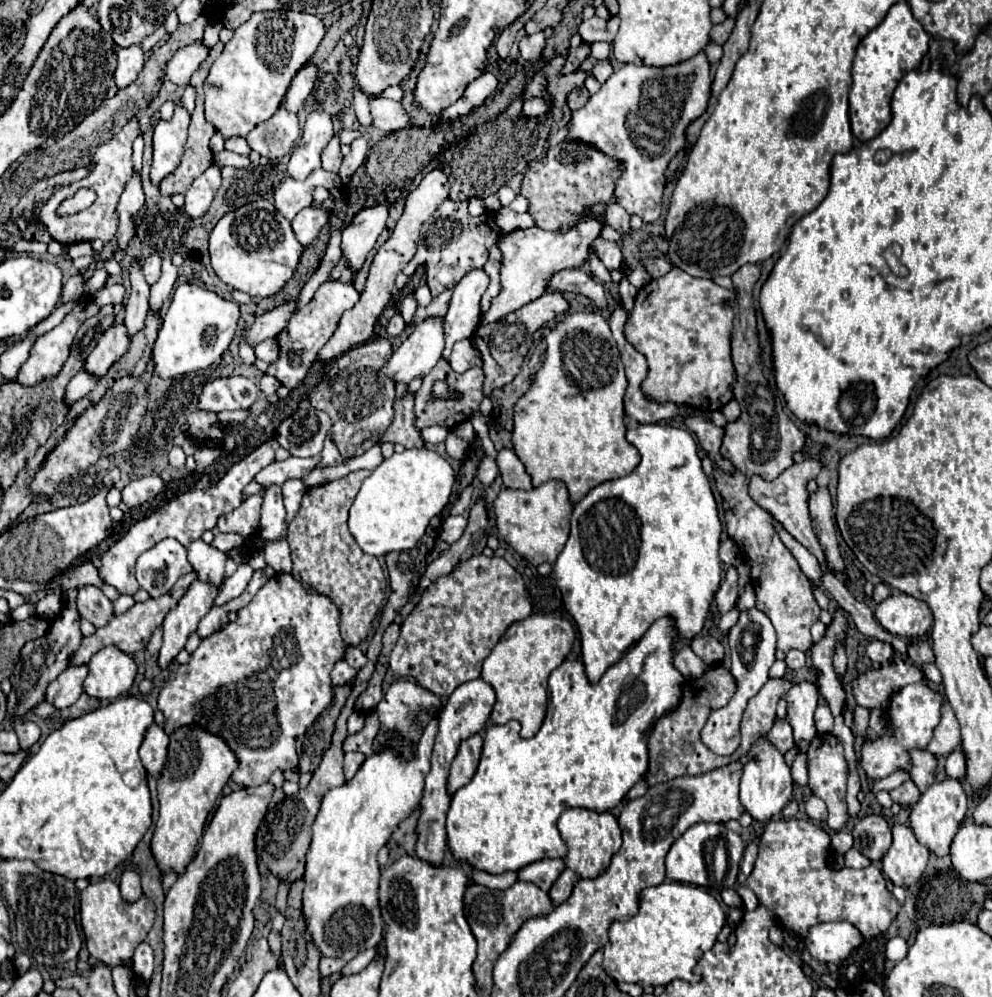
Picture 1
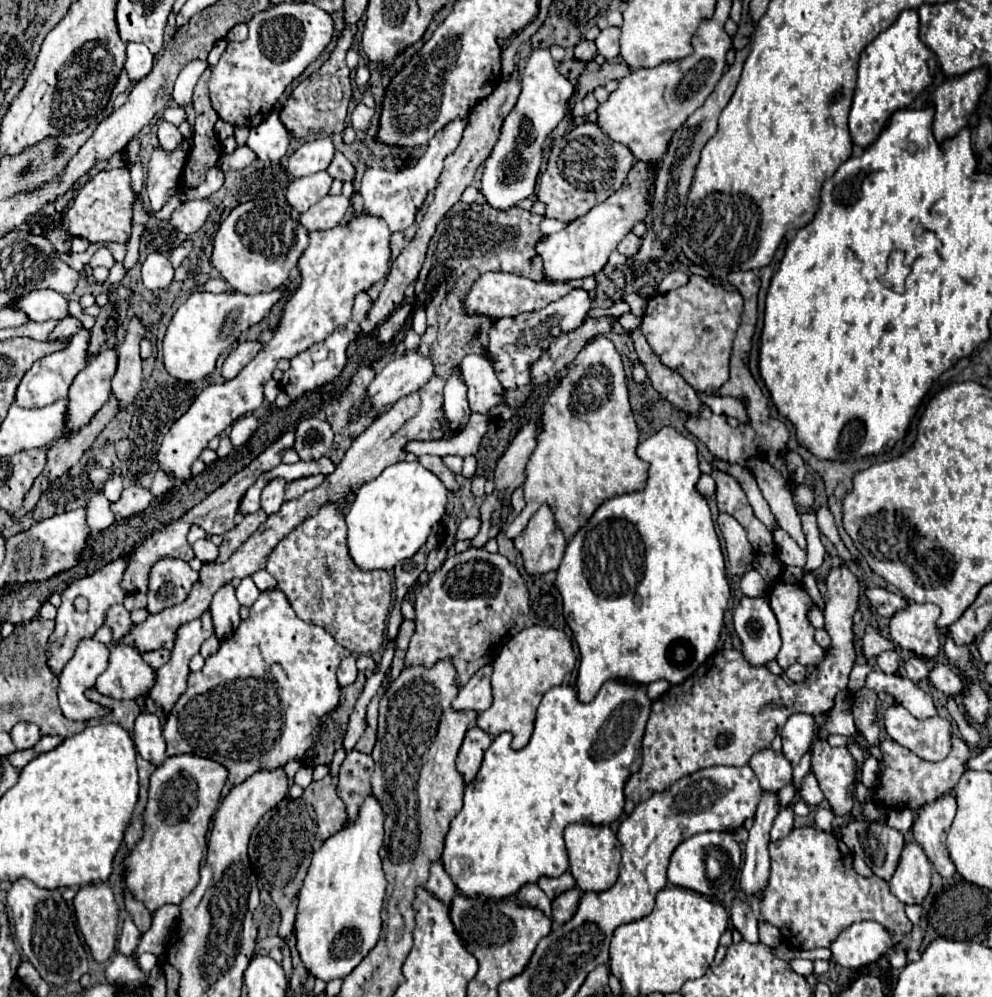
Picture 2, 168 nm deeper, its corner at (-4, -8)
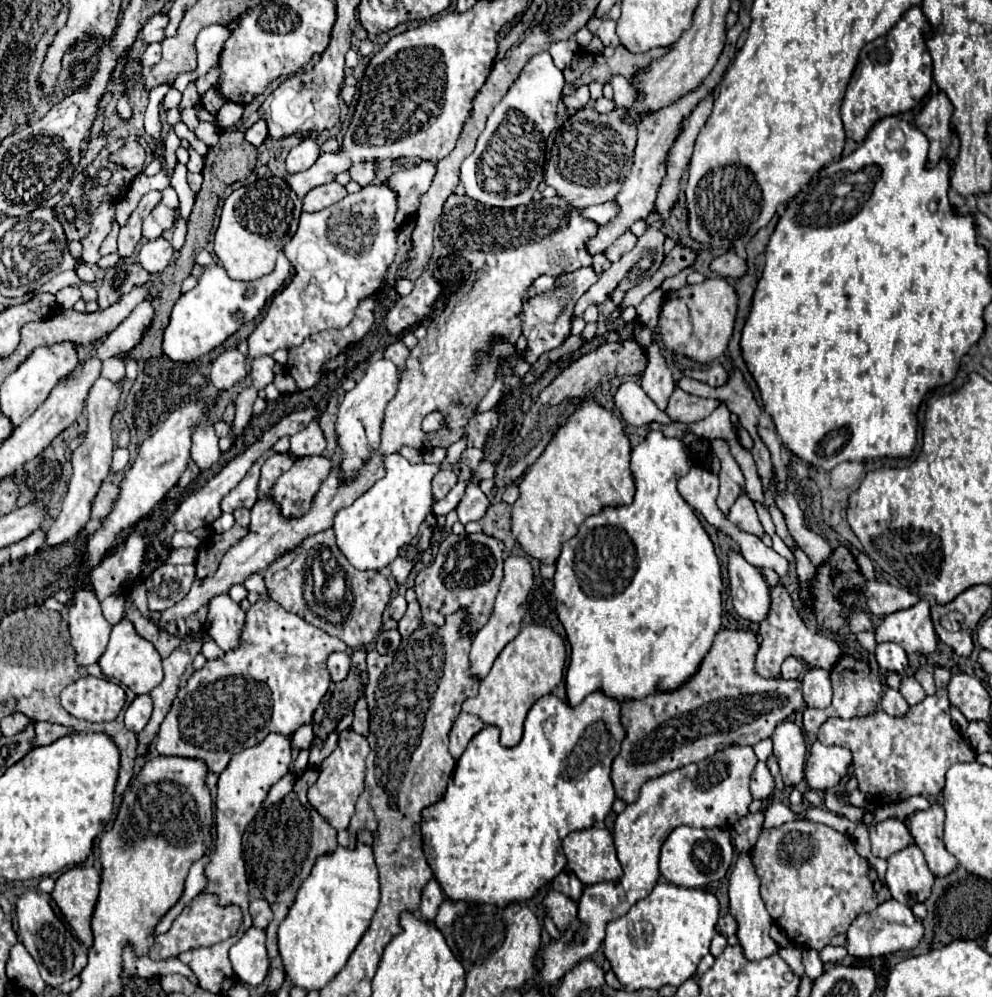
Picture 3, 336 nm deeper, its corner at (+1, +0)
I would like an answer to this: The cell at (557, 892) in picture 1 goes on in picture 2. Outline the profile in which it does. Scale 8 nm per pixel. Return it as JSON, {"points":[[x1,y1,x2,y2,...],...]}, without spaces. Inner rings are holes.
{"points":[[573,887,573,889,567,889,565,893,561,893,559,897,555,897,553,899,553,921,559,925,569,921,579,905,581,895,583,895,583,891,579,887]]}

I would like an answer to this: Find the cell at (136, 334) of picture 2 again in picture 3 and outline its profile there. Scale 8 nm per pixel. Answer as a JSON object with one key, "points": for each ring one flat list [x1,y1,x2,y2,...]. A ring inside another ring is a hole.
{"points":[[96,379,88,399,86,399,86,407,88,407,88,431,86,431,86,439,84,443,72,453,72,467,74,467,74,475,72,481,68,485,68,495,62,503,62,511,58,515,58,519,52,523,52,527,46,531,46,545,54,547,54,545,62,545,68,539,72,539,86,523,88,523,88,509,92,503,92,497,96,495,96,489,102,485,102,481,108,477,110,473,110,463,112,463,112,449,114,449,114,439,112,439,112,417,116,413,116,405,120,399,122,387,108,381,108,379]]}

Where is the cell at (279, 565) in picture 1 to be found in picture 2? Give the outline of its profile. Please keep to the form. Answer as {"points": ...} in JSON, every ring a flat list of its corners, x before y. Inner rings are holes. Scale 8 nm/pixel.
{"points":[[313,475,313,477,303,477,303,479,287,483,287,487,285,487,285,499,297,499,297,497,301,497,305,491,315,489,317,485,321,485,323,479,325,479,323,475]]}

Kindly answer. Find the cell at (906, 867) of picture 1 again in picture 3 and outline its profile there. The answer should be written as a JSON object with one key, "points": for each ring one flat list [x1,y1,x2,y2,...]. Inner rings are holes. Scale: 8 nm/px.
{"points":[[914,843,888,857,886,887,896,901,908,907,924,903,930,897,932,883,934,875,930,873,922,851]]}

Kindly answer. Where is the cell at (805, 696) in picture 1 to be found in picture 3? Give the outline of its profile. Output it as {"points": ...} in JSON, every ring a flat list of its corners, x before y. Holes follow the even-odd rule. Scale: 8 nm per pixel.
{"points":[[794,721,780,723,774,733,774,757,780,765,780,775,786,787,794,787,804,779,804,761,806,761,806,743,802,729]]}

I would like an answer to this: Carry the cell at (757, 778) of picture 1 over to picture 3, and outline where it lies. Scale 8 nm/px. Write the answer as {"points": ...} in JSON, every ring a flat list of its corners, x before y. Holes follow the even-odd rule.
{"points":[[752,853,740,855,736,861,736,867,730,875,730,913,738,921,738,943,748,961,760,961,764,957,778,953,778,945,768,935,768,931,772,927,772,917,768,915,764,901,760,897,760,879,756,877,756,871,752,865]]}

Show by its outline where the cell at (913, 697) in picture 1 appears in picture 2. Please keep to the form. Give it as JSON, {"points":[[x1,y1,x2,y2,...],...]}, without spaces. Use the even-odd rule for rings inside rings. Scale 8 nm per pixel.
{"points":[[873,669,866,678,865,687,895,697,915,719,929,719,937,715,933,697,913,685,908,678,897,674,887,675,881,670]]}

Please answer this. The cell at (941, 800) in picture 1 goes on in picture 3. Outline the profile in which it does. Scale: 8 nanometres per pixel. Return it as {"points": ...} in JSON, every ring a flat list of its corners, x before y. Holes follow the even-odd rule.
{"points":[[932,803,928,811,916,811,908,821,908,829,914,837,914,843,922,849,928,869,934,877,946,877,958,867,958,859,944,847,942,827,944,809,940,803]]}

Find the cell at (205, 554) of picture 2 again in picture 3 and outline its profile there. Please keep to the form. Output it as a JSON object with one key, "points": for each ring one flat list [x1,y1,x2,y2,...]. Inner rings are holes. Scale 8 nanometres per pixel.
{"points":[[176,531,170,539,170,545,172,547,198,547,200,545,200,539,194,537,192,533,188,531]]}

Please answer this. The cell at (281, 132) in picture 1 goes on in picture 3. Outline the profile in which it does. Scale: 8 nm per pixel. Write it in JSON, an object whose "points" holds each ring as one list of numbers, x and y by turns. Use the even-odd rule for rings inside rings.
{"points":[[258,119,258,121,246,131,246,141,250,141,250,143,256,145,256,147,260,147,266,137,268,137,268,127,266,127,266,121,264,121,264,119]]}

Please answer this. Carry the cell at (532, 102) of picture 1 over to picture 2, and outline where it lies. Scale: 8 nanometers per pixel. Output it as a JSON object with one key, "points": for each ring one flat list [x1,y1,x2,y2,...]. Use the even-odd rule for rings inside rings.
{"points":[[549,49,531,51,521,81,523,81,523,91,509,117,505,117,501,127,501,137,495,143,491,155,487,157,485,169,479,179,481,193,485,195,487,203,495,209,515,207,517,201,533,193,539,175,541,155,543,155,543,143,547,135,565,117,567,101,573,95,573,85,563,75,559,75]]}

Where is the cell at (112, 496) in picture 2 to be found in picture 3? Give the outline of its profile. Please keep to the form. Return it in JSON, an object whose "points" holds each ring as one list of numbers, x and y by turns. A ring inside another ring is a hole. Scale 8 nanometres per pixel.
{"points":[[116,447,114,449,114,461,112,461,112,471,118,473,118,471,124,471,126,465,128,465,128,459,130,459,130,453,126,447]]}

